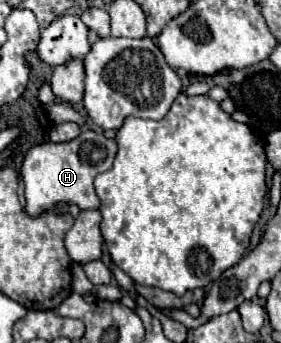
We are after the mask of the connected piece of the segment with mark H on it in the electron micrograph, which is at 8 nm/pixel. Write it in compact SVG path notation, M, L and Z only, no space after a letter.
M82 132L76 140L66 142L66 144L38 144L34 148L30 148L30 152L26 154L20 174L24 180L24 192L26 192L26 212L30 216L38 216L42 214L42 210L58 204L58 202L66 202L66 204L76 204L80 210L88 210L88 208L98 208L100 200L94 192L94 178L108 170L114 162L114 156L118 152L116 140L108 140L102 132Z

